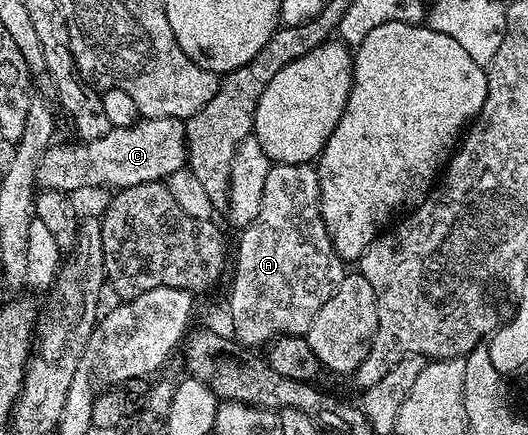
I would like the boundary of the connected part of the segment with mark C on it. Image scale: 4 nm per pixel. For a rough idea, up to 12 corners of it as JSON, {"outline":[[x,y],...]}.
{"outline":[[176,117],[51,143],[42,189],[166,181],[187,164]]}

